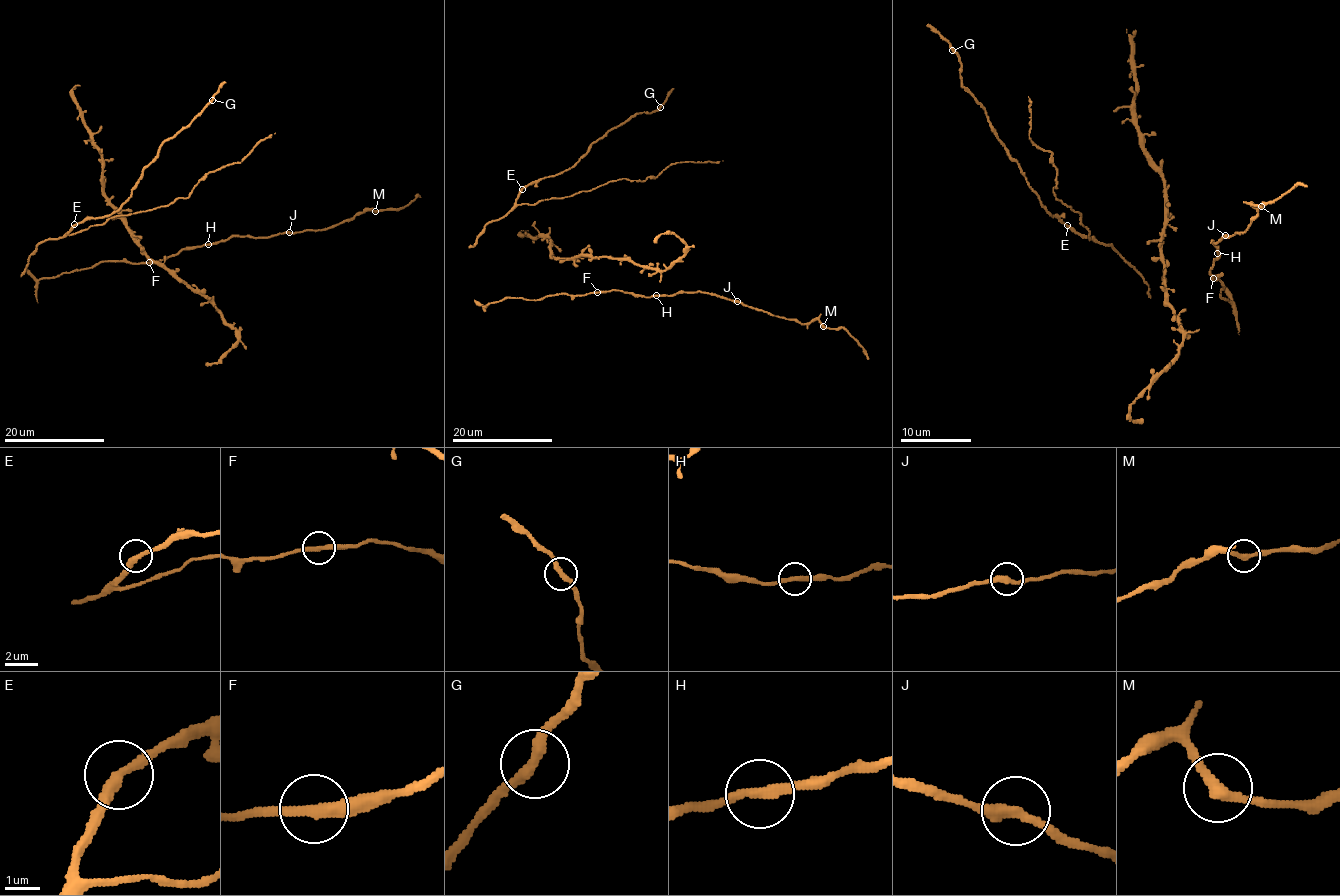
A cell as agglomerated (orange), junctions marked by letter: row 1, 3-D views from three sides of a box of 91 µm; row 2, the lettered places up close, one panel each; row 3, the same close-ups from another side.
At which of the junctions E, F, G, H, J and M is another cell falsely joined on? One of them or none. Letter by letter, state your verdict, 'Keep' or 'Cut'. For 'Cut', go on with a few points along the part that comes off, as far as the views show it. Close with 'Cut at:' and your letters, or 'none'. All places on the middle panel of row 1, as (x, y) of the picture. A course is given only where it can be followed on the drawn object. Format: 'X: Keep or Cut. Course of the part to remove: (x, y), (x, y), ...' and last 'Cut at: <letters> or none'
E: Keep
F: Keep
G: Keep
H: Keep
J: Keep
M: Keep
Cut at: none

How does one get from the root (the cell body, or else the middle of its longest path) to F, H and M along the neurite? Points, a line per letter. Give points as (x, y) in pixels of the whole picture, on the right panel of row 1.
F: (1225, 299), (1221, 296), (1223, 285), (1216, 276), (1216, 280), (1213, 278)
H: (1225, 299), (1221, 296), (1223, 285), (1209, 273), (1218, 253)
M: (1225, 299), (1223, 285), (1209, 273), (1220, 255), (1213, 241), (1243, 232), (1257, 214), (1251, 204), (1260, 205)

